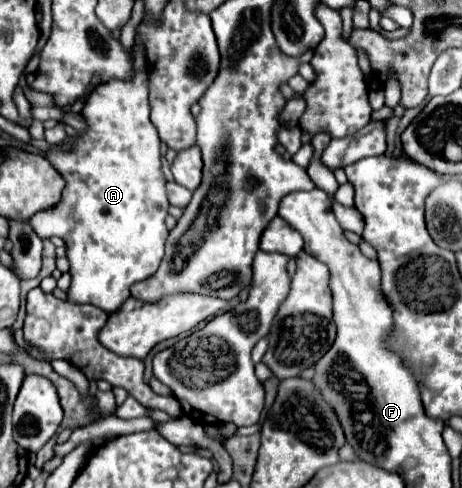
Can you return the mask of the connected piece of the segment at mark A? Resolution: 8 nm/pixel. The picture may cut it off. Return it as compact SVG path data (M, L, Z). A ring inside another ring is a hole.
M132 67L132 81L108 81L108 85L98 85L86 99L80 115L84 117L86 127L78 131L78 137L66 137L58 145L68 145L68 149L46 151L46 159L66 179L62 201L58 201L52 209L36 213L30 219L30 225L42 239L52 235L64 239L72 275L68 301L76 305L92 303L112 313L124 299L128 299L128 287L132 283L148 279L156 273L164 257L164 243L168 239L164 219L168 217L170 201L166 195L166 177L160 161L160 137L150 121L148 69L138 71Z

